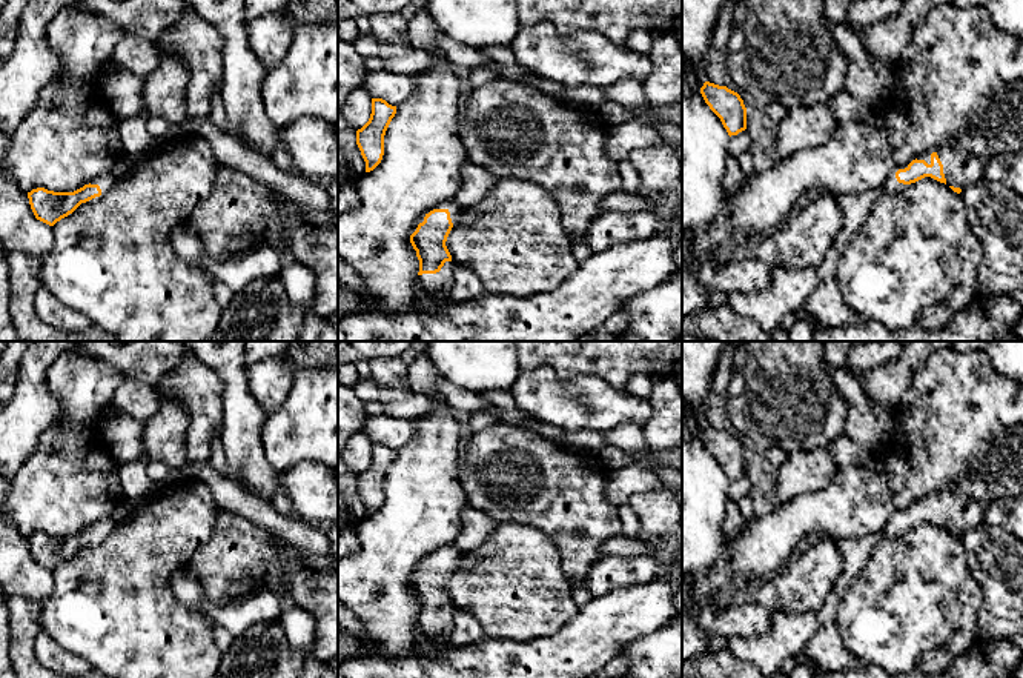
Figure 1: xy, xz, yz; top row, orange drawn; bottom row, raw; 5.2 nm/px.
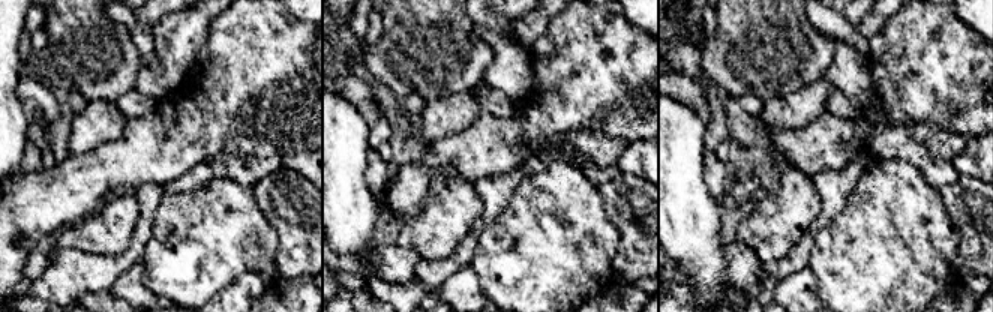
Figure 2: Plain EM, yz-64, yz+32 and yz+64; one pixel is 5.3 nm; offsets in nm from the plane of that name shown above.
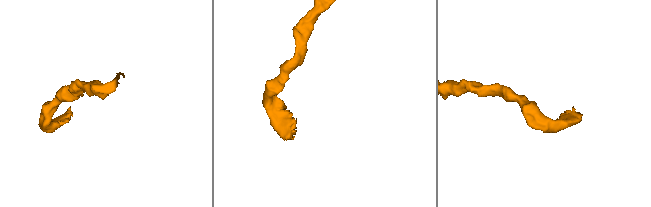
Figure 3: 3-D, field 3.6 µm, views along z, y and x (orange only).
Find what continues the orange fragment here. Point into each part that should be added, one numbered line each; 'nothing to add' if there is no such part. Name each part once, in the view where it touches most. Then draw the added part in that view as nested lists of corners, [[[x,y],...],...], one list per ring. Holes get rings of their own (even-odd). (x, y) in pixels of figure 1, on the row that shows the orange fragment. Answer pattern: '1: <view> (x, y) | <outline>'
1: yz (960, 169) | [[[943,146],[932,148],[923,152],[922,155],[917,157],[917,160],[925,160],[928,165],[931,165],[932,152],[939,155],[943,165],[943,174],[948,186],[963,189],[965,186],[985,178],[985,169],[989,160],[988,157],[985,155],[971,157],[954,148]]]

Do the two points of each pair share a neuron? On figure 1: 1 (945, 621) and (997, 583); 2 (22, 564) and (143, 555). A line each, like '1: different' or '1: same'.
1: different
2: different

